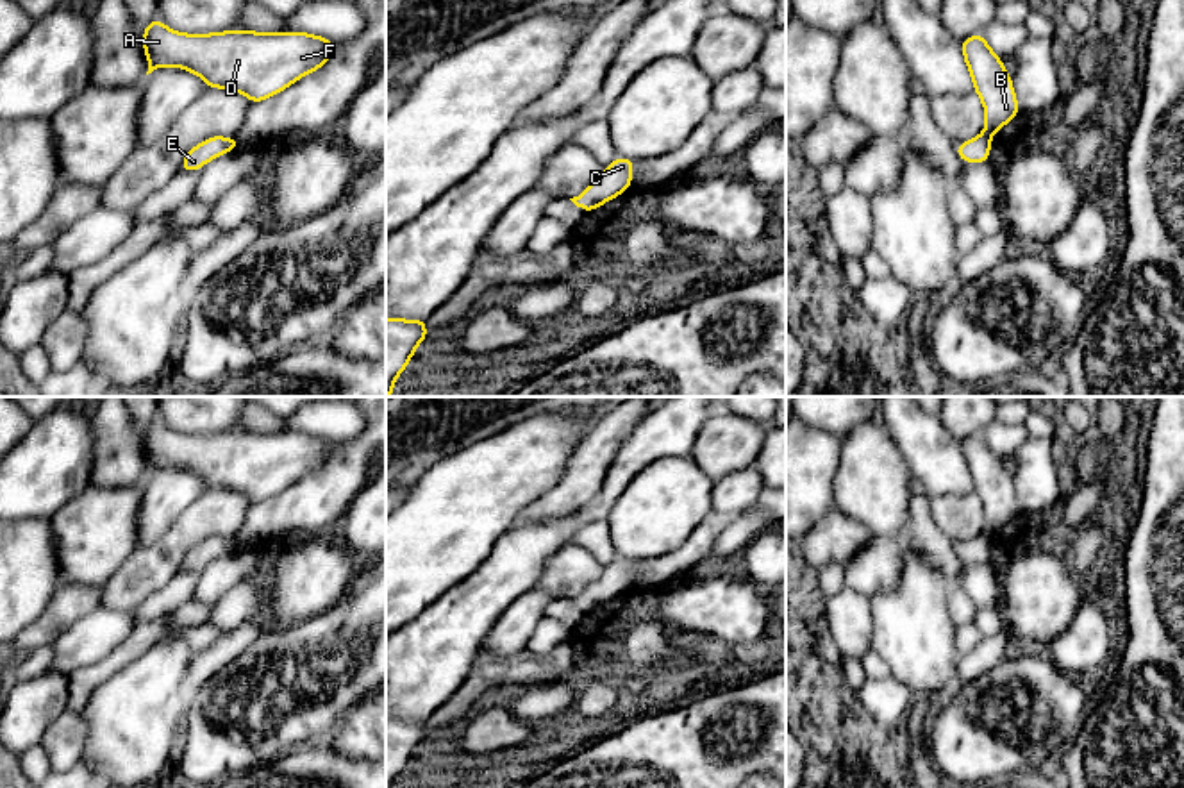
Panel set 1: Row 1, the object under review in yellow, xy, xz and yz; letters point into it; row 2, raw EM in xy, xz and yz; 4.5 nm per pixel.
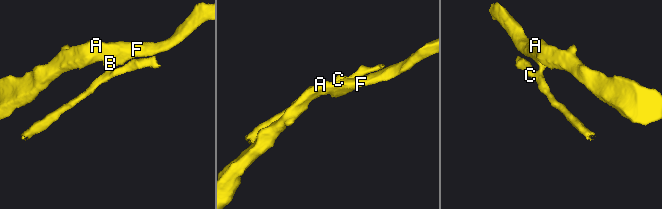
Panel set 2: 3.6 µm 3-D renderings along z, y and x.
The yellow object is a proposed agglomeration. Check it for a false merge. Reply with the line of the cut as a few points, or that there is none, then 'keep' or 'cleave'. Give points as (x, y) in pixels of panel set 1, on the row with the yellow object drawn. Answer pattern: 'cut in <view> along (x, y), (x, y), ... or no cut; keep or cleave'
cut in xy along (233, 140), (216, 140), (209, 149), (211, 156); cleave

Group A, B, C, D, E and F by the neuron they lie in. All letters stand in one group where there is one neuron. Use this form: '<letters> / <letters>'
A B D E F / C

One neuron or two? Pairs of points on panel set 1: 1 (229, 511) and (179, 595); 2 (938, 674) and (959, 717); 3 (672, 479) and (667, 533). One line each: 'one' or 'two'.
1: two
2: two
3: one

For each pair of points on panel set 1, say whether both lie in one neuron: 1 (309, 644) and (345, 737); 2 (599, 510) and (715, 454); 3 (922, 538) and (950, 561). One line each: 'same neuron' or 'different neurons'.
1: different neurons
2: different neurons
3: same neuron

